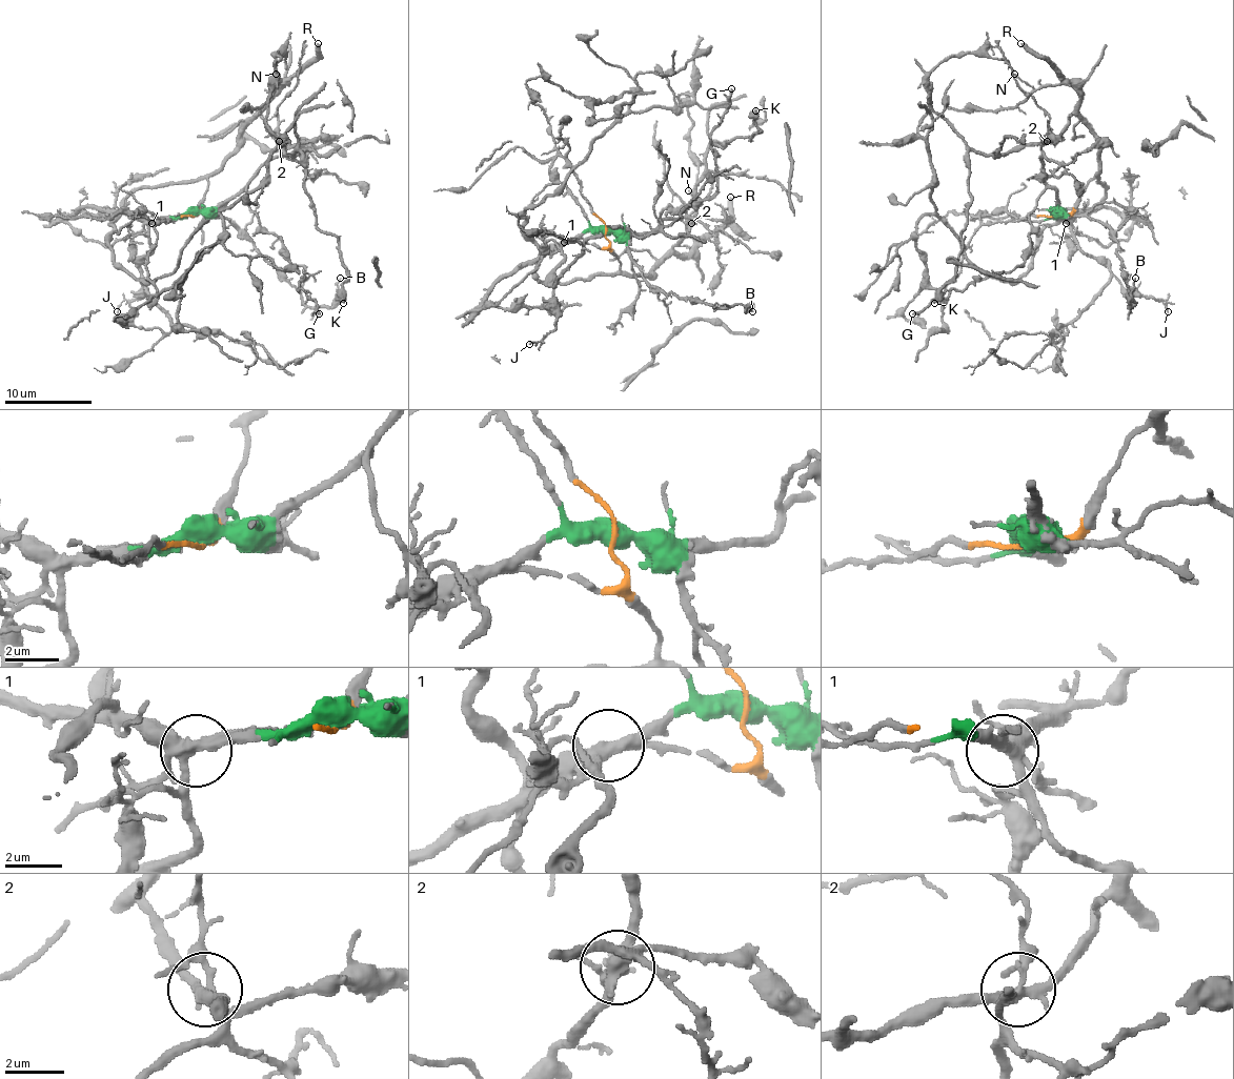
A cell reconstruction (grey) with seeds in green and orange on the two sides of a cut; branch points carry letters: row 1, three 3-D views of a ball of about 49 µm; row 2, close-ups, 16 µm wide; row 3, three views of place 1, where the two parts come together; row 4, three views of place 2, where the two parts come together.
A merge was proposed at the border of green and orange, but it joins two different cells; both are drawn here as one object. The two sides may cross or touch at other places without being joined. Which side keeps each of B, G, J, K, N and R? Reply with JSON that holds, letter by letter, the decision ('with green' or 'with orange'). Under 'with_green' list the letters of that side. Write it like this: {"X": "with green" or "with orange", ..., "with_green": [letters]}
{"B": "with green", "G": "with green", "J": "with green", "K": "with orange", "N": "with orange", "R": "with orange", "with_green": ["B", "G", "J"]}

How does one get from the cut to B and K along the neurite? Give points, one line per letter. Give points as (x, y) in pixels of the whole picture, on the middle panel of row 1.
B: (607, 231), (613, 231), (626, 244), (642, 275), (665, 294), (698, 299), (713, 307), (742, 305), (752, 311)
K: (607, 231), (620, 268), (650, 272), (691, 225), (704, 154), (711, 144), (756, 134), (756, 109)

